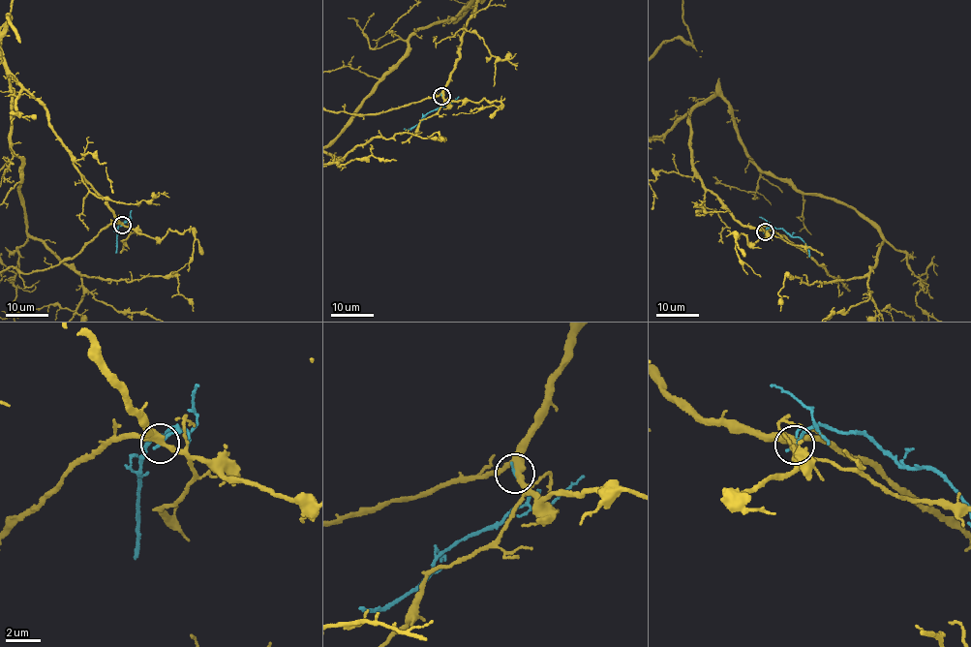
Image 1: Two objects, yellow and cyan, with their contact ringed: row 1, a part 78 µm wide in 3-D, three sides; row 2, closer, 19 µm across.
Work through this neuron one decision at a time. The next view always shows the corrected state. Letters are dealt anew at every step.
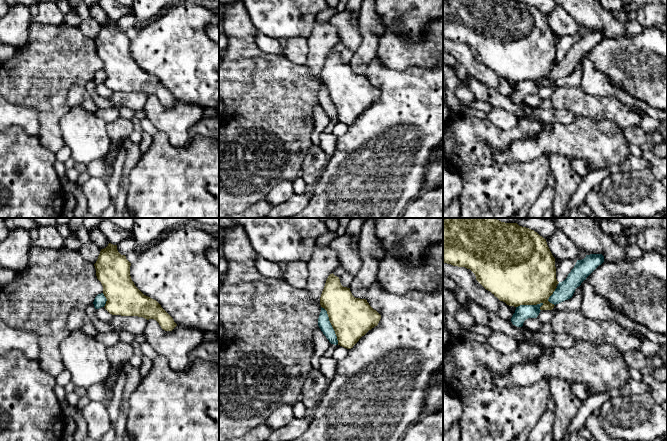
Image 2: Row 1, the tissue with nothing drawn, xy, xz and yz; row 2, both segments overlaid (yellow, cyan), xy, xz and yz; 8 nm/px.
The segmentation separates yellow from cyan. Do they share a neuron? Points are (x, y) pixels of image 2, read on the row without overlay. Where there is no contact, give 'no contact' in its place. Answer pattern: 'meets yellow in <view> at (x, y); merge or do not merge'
meets yellow in xz at (331, 100); do not merge

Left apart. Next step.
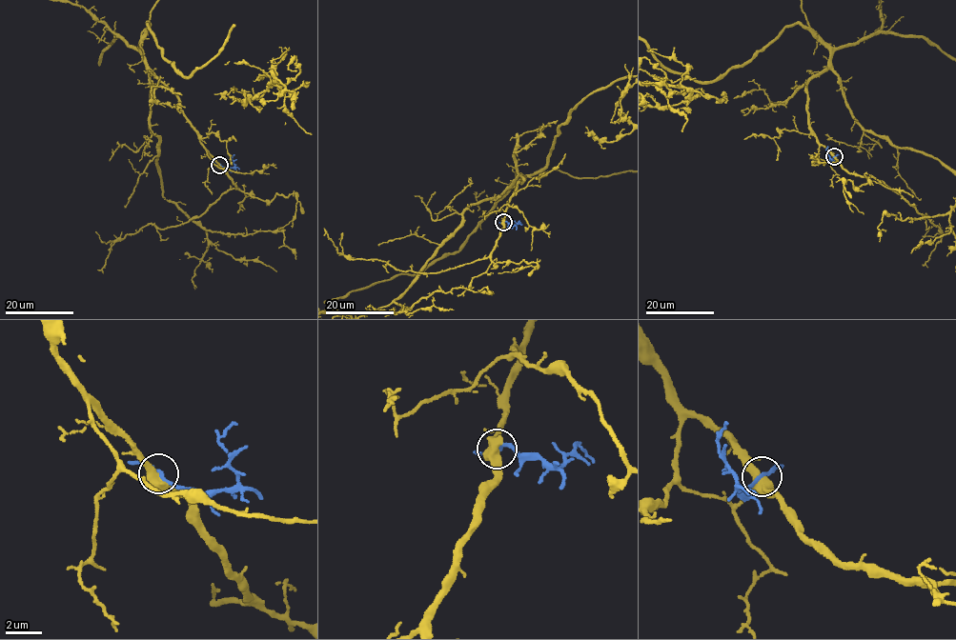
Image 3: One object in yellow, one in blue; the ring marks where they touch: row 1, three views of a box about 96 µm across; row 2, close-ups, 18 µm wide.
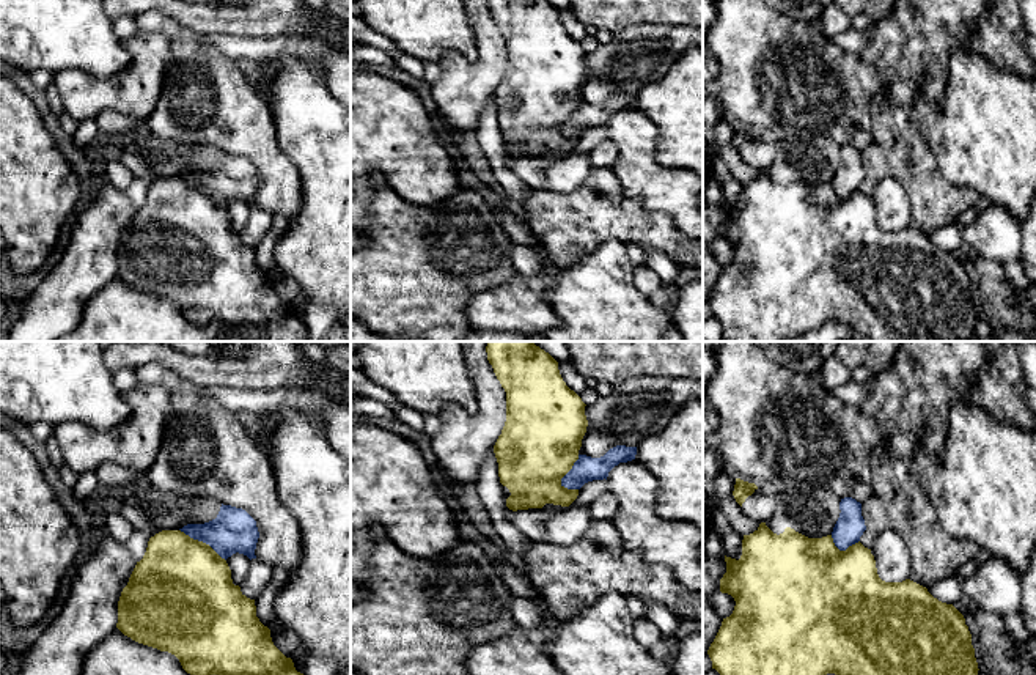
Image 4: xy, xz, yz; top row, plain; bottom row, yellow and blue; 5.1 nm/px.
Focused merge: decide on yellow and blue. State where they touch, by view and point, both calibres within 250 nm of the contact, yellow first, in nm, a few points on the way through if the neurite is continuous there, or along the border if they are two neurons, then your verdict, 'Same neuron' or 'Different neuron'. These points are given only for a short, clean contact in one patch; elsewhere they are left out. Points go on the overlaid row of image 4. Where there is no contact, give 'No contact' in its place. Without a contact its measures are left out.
Touches yellow at xz (568, 471). Thickness 400 nm (yellow) against 130 nm. Boundary: xz (579, 455), (573, 468), (562, 479), (568, 490). Different neuron

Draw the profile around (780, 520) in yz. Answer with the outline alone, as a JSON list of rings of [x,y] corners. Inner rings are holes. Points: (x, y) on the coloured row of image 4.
[[[781,492],[781,507],[766,526],[777,535],[791,527],[808,538],[822,538],[833,532],[841,513],[839,502],[827,492]]]

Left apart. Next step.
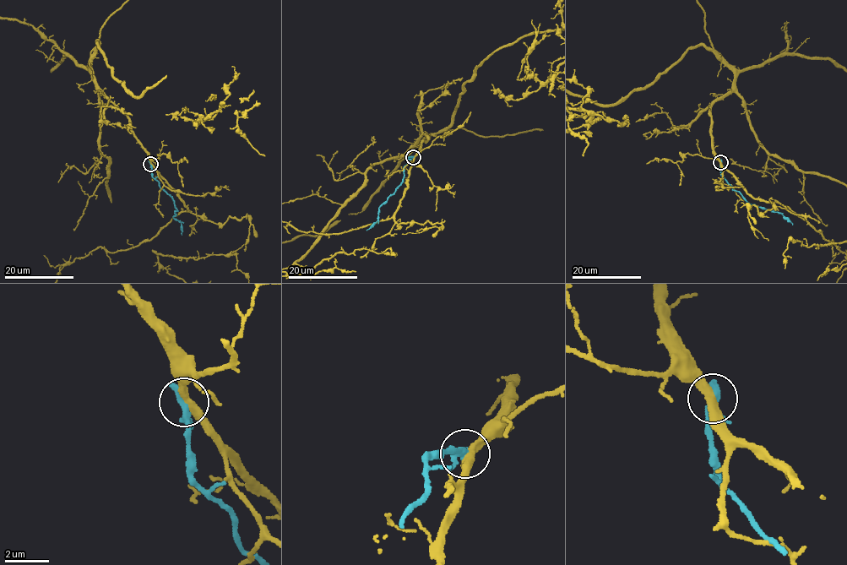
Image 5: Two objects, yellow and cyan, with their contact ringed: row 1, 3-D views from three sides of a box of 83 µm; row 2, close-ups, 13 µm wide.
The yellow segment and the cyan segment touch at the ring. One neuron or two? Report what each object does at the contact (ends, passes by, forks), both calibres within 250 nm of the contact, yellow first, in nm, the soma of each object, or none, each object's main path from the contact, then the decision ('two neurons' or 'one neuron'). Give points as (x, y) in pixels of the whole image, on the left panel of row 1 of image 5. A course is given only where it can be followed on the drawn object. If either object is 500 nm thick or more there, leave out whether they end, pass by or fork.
yellow passes by; cyan passes by; 360 nm thick on the yellow side, 360 nm on the other; no cell body on yellow; no cell body on cyan; cyan runs (151, 164), (152, 174), (160, 188), (171, 196), (176, 210), (173, 218), (181, 222), (181, 235); two neurons

